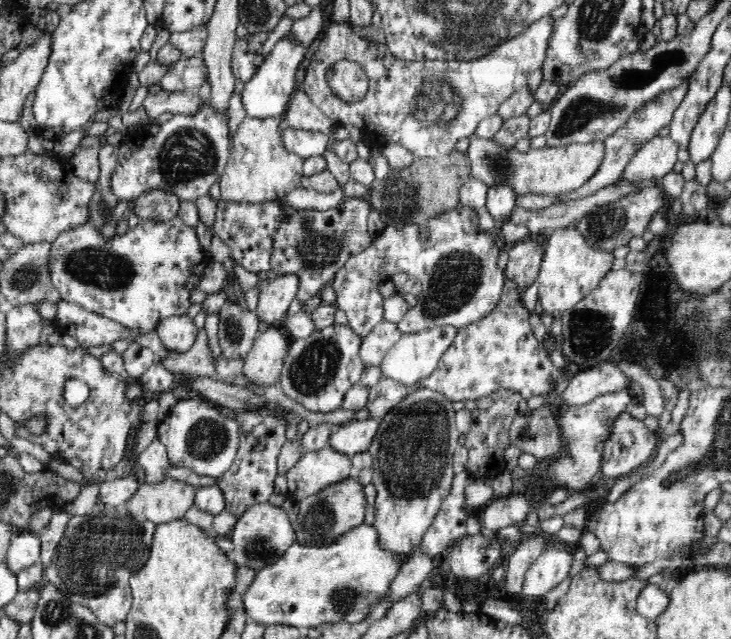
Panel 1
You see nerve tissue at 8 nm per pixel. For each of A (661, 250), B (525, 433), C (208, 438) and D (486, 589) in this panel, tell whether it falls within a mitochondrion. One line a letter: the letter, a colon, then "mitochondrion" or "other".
A: other
B: mitochondrion
C: mitochondrion
D: other

